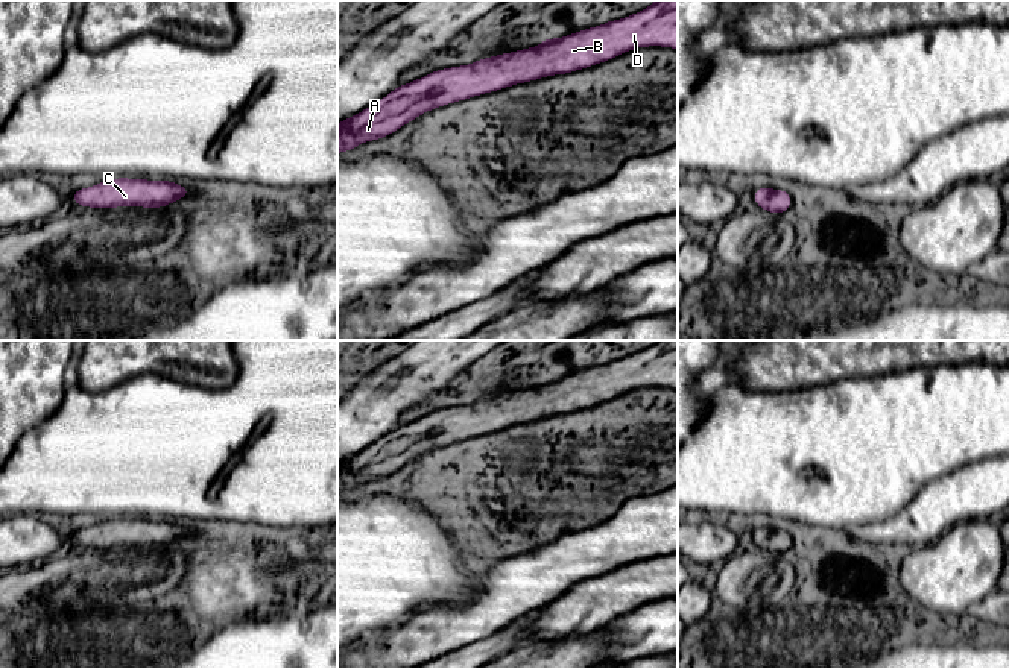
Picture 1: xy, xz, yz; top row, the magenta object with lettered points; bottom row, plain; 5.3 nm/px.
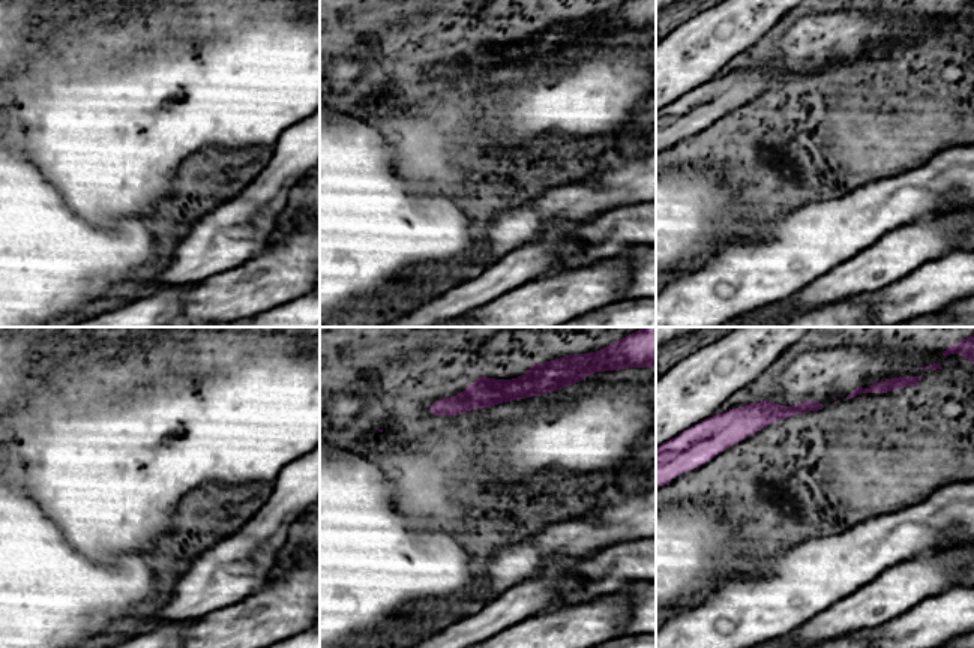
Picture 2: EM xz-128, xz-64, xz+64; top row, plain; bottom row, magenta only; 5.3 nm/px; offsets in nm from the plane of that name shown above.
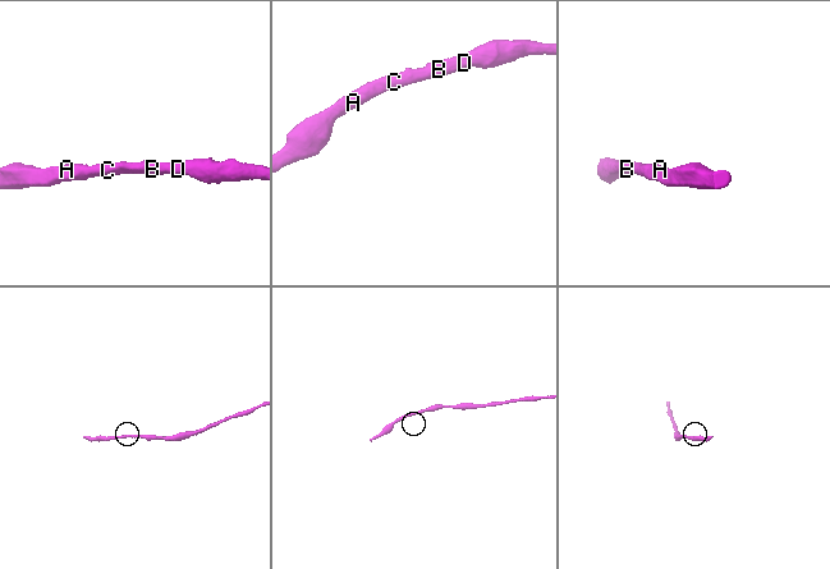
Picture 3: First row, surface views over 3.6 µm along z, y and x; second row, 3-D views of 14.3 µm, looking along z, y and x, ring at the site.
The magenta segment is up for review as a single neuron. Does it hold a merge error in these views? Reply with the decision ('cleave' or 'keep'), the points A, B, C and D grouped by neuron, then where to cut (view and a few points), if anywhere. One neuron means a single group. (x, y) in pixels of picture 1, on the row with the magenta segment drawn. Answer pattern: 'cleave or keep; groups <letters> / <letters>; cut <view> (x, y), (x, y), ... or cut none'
keep; groups A B C D; cut none

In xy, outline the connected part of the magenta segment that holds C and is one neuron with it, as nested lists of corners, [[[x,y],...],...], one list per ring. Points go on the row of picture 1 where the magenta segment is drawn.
[[[115,178],[88,188],[74,190],[71,200],[74,205],[87,208],[164,208],[190,194],[190,188],[173,181]]]

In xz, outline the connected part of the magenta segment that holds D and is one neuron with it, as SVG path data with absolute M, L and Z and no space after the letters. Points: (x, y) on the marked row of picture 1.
M658 0L622 20L564 38L542 38L538 47L435 70L400 85L378 103L337 124L337 153L387 137L430 109L517 84L573 73L649 46L678 50L678 0Z

